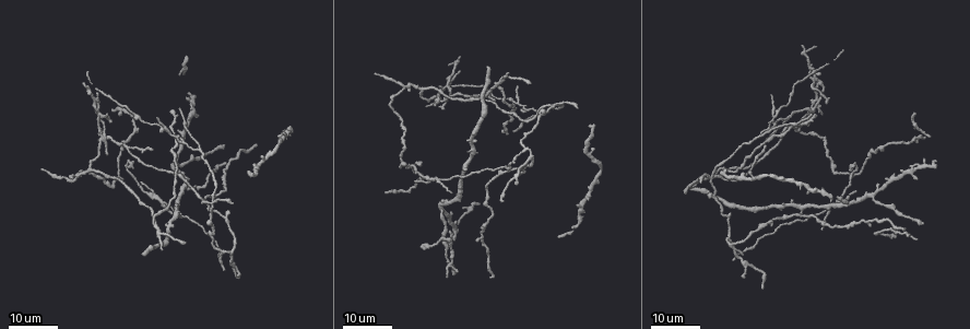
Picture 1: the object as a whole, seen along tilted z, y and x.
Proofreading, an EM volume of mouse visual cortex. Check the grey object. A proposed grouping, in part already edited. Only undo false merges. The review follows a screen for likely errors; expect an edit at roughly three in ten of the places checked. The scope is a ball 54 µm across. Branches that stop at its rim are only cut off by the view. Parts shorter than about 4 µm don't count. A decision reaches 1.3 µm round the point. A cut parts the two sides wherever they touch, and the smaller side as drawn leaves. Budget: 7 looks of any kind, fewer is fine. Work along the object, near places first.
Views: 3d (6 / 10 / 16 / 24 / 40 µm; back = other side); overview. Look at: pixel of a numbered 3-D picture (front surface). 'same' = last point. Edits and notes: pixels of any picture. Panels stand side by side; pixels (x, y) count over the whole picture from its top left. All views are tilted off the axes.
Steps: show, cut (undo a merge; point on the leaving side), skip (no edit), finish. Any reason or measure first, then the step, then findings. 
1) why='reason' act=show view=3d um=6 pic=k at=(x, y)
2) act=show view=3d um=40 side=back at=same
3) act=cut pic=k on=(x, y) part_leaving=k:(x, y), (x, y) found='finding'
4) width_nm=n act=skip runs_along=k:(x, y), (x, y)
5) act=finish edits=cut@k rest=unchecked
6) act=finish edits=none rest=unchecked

why='three arms meet' act=show view=3d um=16 pic=1 at=(130, 148)

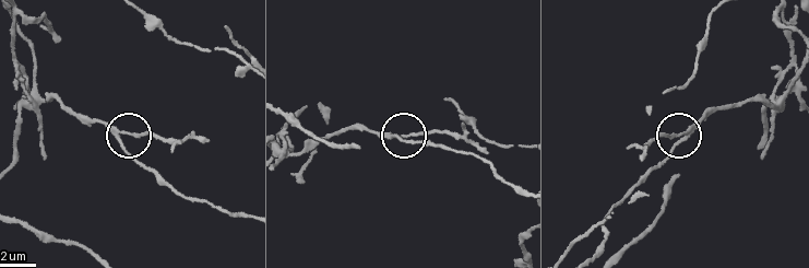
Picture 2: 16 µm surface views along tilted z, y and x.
act=show view=3d um=6 pic=2 at=(685, 133)

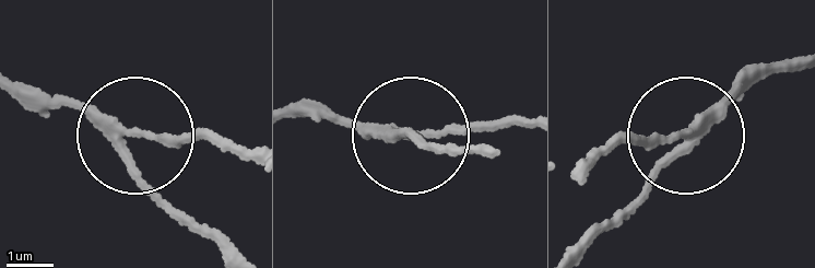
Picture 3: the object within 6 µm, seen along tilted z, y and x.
act=cut pic=3 on=(164, 143) part_leaving=3:(113, 117), (248, 149) found='a second neuron is stuck on'

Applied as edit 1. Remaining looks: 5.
act=show view=overview

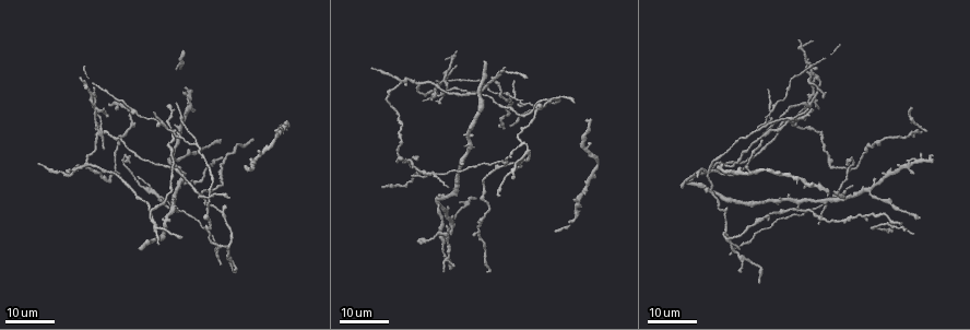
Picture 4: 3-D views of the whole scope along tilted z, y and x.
why='three-way junction' act=show view=3d um=16 pic=4 at=(515, 98)

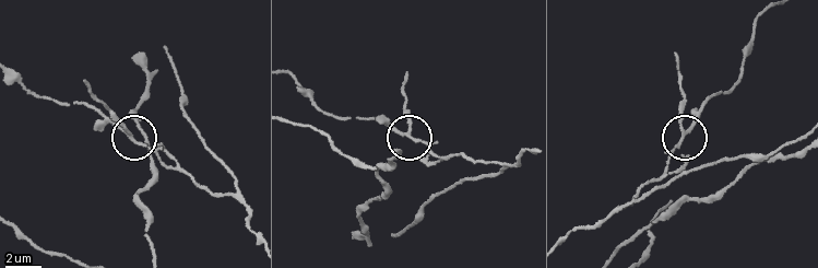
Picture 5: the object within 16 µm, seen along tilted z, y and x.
why='closer look' act=show view=3d um=10 pic=5 at=(687, 129)

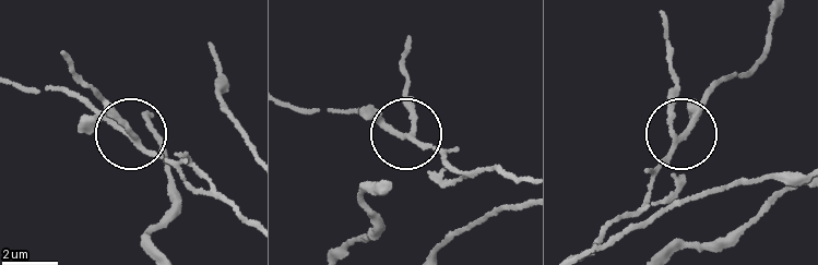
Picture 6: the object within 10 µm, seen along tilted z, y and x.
arms=3 act=skip runs_along=6:(523, 177), (452, 165), (410, 140), (415, 118), (404, 70) found='one neuron here'

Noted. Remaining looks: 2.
why='four or more arms meet' act=show view=3d um=24 pic=4 at=(209, 199)

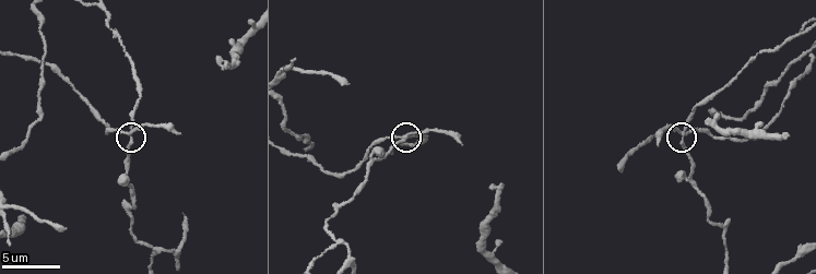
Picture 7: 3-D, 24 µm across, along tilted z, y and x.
why='closer look' act=show view=3d um=10 pic=7 at=(684, 132)

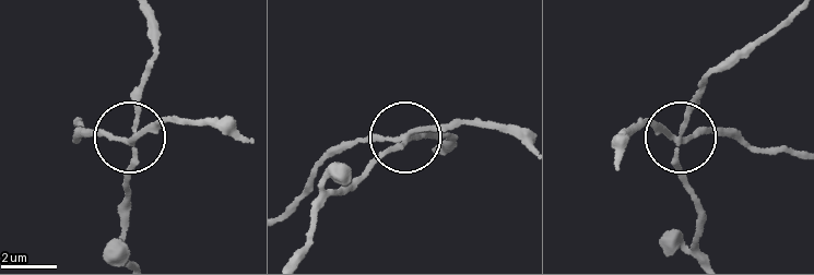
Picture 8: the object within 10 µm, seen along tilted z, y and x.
arms=4 act=skip runs_along=8:(798, 156), (714, 133), (681, 138), (689, 99), (705, 80) found='one neuron here'

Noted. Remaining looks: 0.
act=finish edits=cut@3 rest=unchecked

